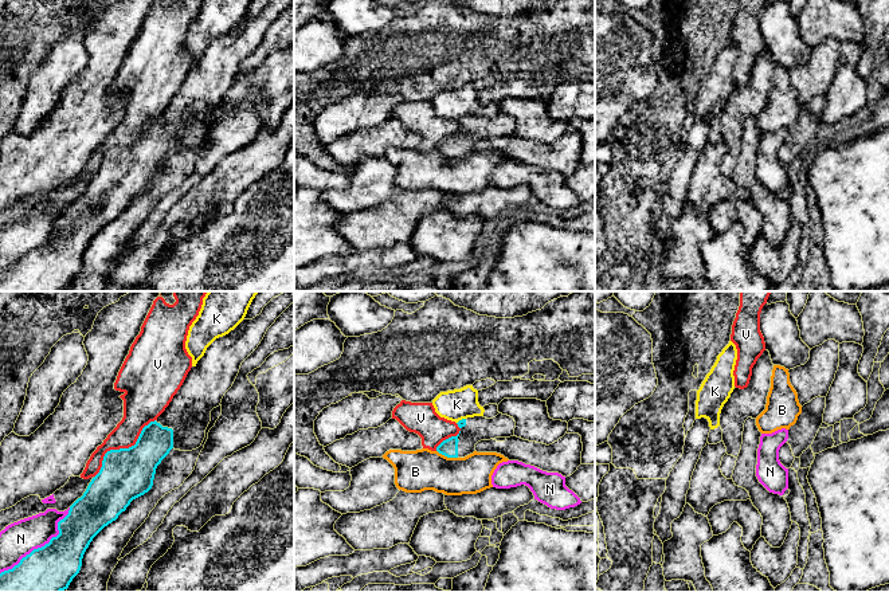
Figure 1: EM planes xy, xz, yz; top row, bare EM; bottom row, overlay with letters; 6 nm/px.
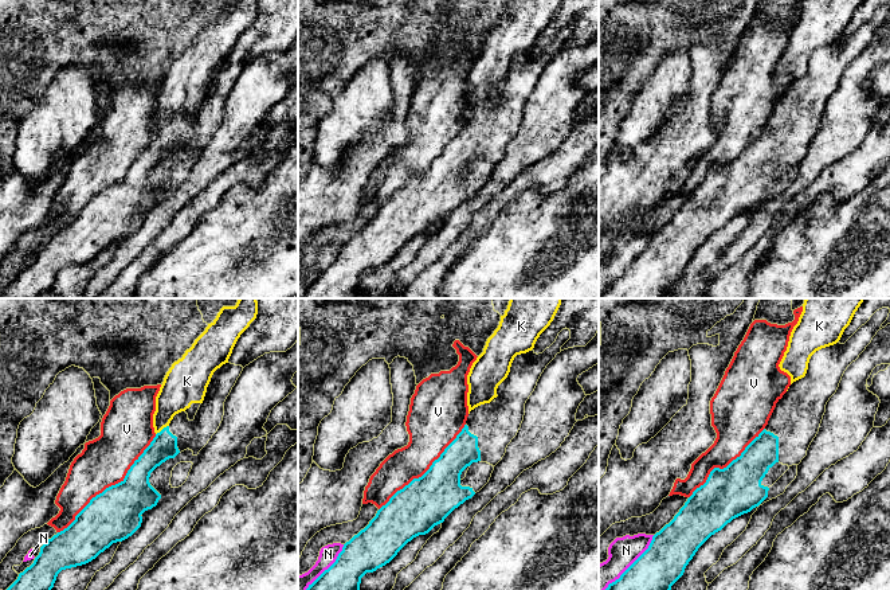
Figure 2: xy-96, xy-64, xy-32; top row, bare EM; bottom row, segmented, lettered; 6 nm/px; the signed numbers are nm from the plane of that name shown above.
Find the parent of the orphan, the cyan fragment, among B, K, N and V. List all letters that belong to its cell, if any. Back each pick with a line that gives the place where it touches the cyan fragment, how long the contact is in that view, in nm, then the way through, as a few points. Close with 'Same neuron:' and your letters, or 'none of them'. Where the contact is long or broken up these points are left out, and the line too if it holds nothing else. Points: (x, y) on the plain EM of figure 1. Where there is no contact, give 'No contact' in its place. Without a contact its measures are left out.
Same neuron: none of them

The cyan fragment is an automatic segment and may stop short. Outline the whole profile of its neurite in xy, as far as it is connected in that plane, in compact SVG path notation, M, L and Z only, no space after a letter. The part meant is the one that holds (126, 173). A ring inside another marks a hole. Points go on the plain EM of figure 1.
M270 0L259 15L243 19L228 34L216 38L204 55L188 71L183 85L165 110L145 125L134 145L110 149L105 153L99 172L86 191L58 221L59 234L48 243L34 248L12 268L0 273L0 291L62 291L79 273L82 258L93 238L118 215L130 201L153 185L157 165L172 148L192 150L201 145L211 121L211 110L220 105L224 93L232 86L242 62L258 47L267 28L294 0Z

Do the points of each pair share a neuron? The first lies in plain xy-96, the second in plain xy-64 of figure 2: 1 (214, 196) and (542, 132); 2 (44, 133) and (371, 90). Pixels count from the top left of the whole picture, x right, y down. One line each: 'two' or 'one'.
1: two
2: one

